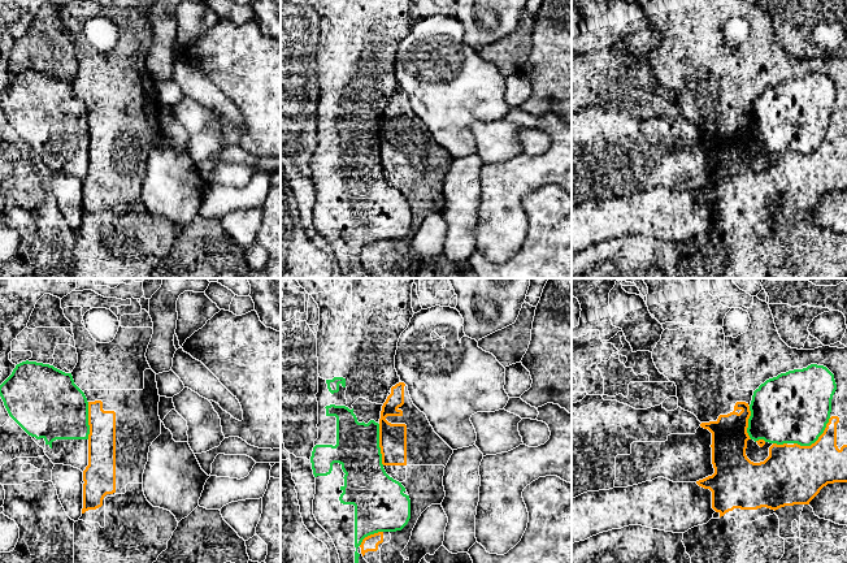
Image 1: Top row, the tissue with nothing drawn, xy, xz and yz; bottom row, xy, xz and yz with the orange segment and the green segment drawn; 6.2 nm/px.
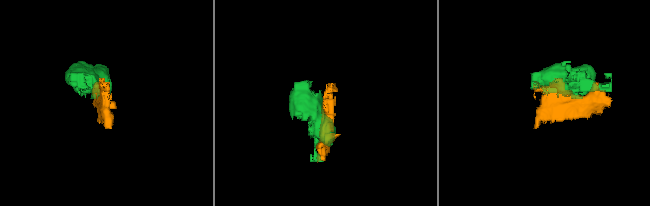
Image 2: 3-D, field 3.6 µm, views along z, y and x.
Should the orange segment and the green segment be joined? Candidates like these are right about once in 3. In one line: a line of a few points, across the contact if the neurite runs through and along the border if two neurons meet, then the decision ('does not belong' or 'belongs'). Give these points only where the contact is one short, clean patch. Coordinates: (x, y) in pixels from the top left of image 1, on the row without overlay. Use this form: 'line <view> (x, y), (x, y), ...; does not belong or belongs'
does not belong

